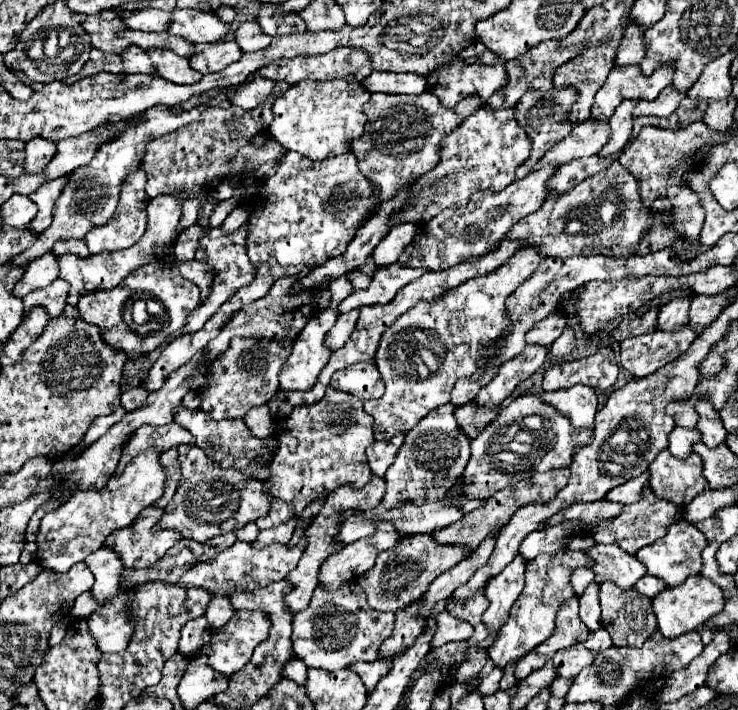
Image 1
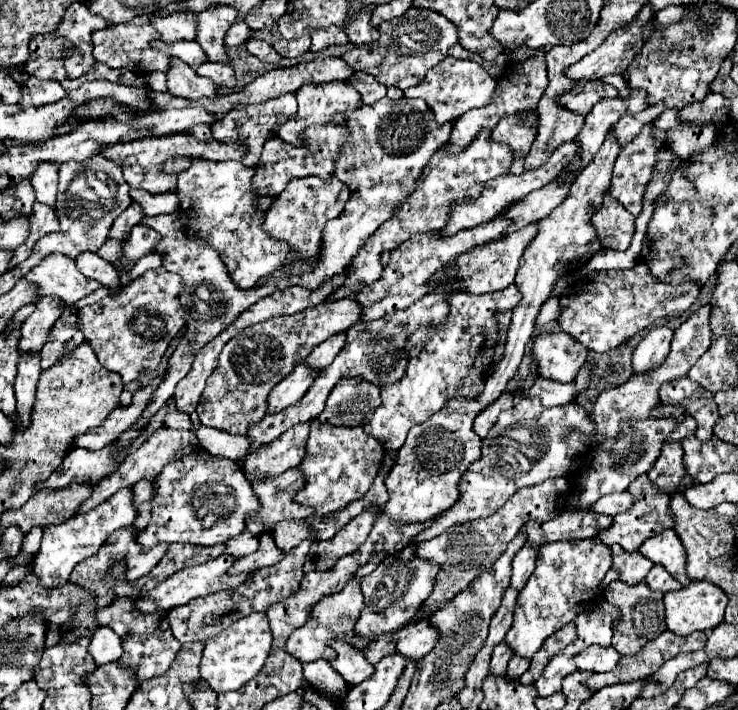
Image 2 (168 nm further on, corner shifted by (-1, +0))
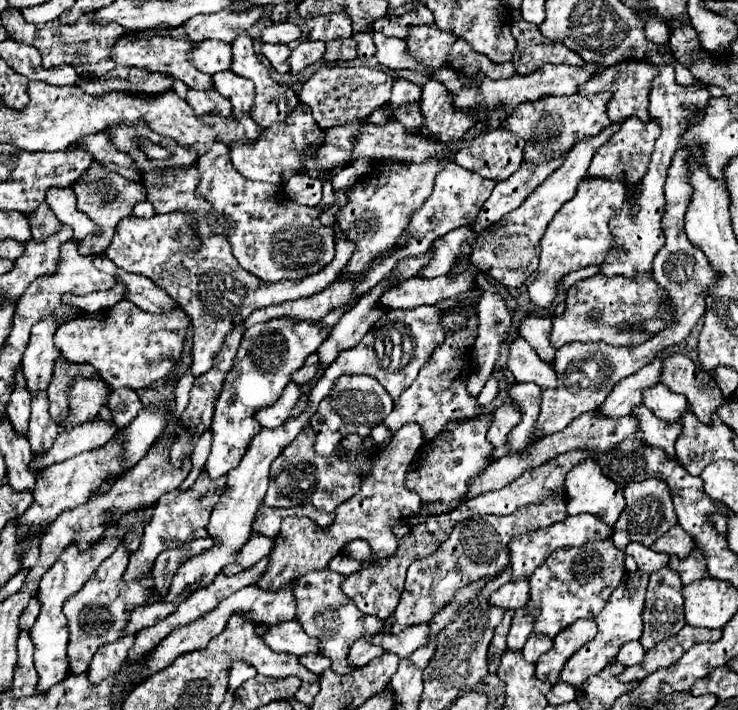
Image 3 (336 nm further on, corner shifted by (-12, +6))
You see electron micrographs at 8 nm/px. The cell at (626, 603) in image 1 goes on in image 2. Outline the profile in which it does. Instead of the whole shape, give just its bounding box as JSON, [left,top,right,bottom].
[605,581,665,655]

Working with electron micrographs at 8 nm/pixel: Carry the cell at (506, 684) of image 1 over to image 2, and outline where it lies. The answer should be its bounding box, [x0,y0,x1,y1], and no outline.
[505,659,529,679]

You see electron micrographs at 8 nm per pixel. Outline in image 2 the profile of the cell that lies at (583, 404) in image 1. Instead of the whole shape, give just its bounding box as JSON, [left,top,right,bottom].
[529,379,575,407]

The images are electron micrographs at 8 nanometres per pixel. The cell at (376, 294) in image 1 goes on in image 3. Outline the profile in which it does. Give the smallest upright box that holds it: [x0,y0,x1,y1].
[204,319,330,479]

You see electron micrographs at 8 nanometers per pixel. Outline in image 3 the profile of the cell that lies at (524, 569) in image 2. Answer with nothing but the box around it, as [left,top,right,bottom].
[488,581,528,611]

